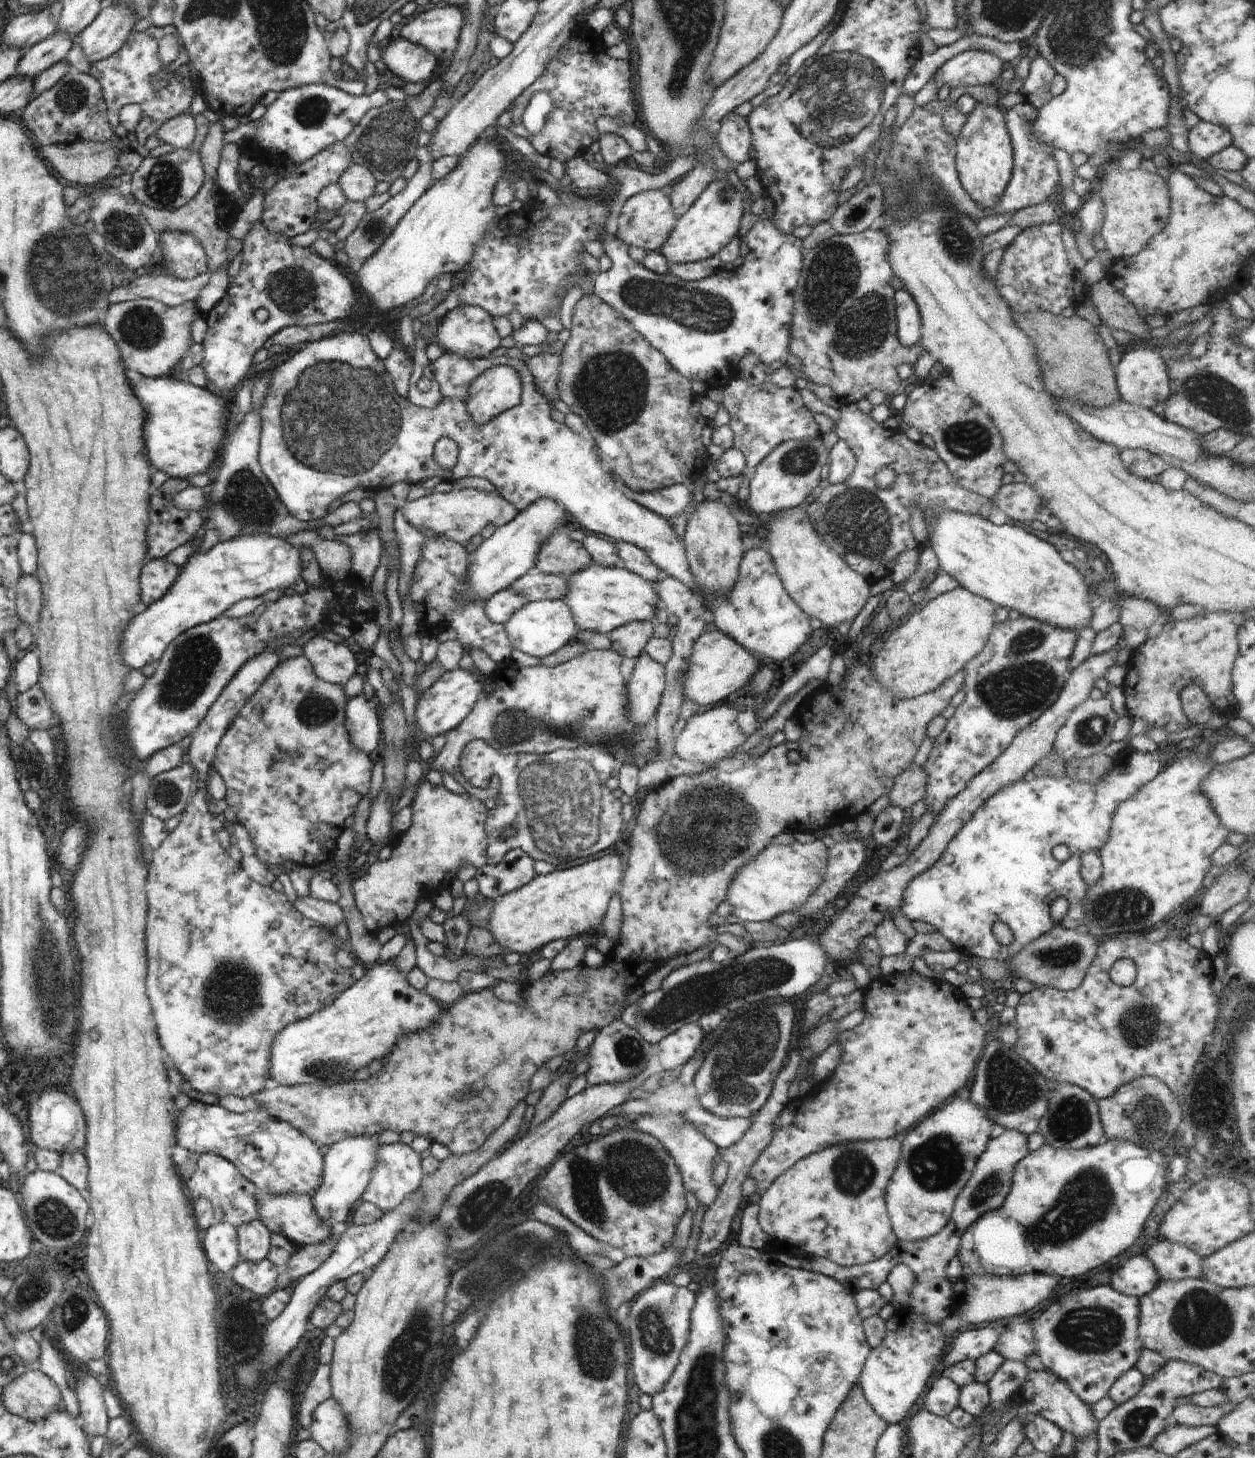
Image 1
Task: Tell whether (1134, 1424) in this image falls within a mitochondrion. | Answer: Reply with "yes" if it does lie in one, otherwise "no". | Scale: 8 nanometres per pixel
yes

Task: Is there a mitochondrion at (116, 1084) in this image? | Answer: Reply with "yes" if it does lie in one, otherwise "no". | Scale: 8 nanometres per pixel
no

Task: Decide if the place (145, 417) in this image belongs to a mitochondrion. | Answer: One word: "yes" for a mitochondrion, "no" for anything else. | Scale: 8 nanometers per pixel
no

